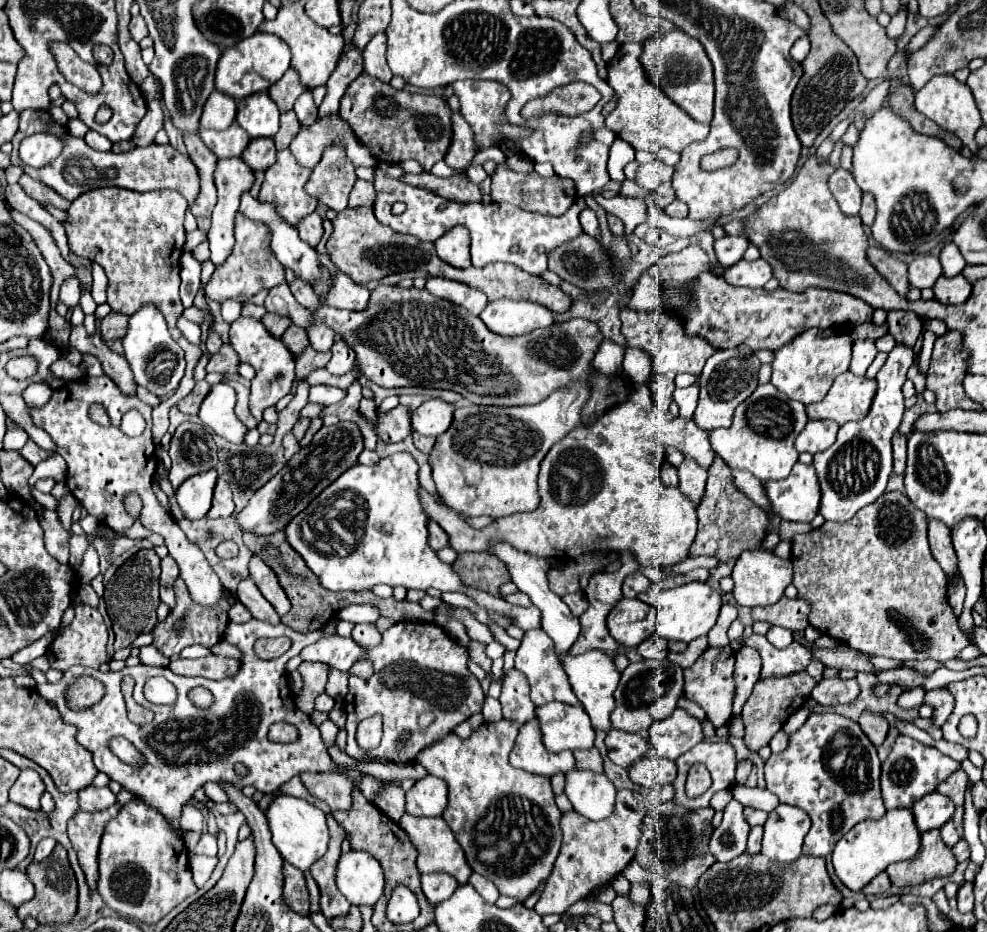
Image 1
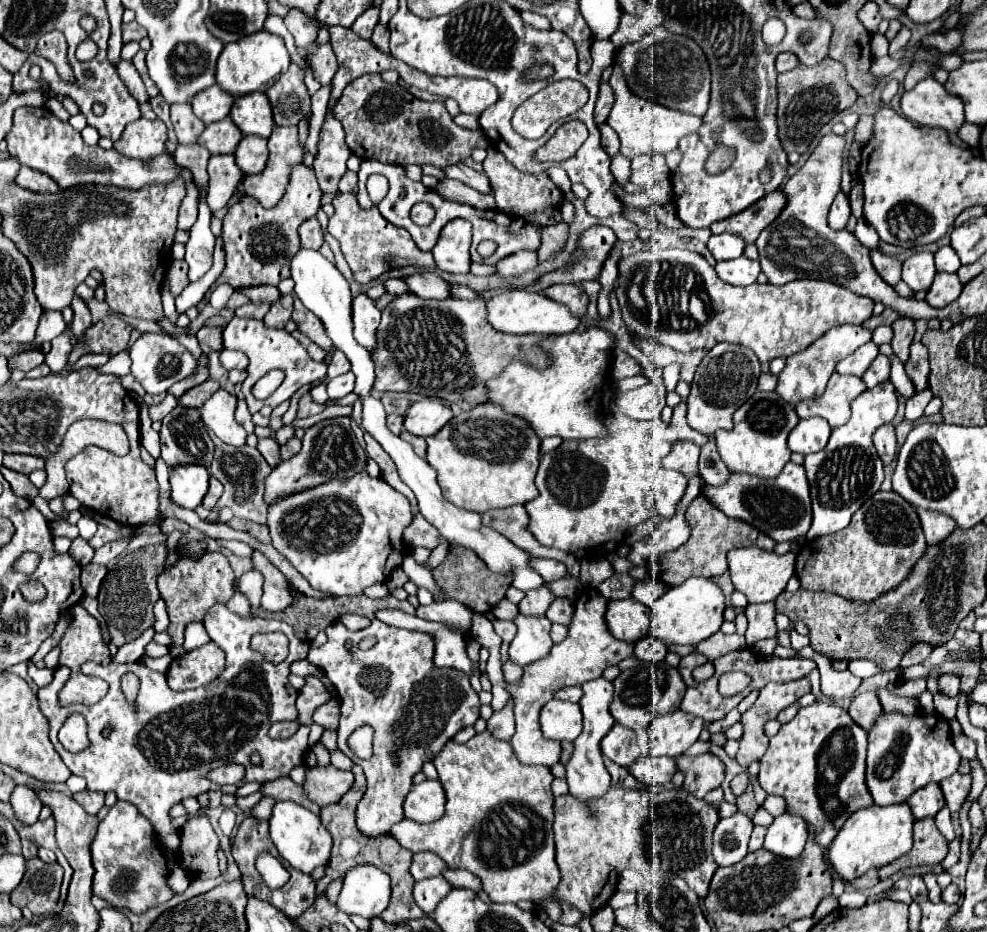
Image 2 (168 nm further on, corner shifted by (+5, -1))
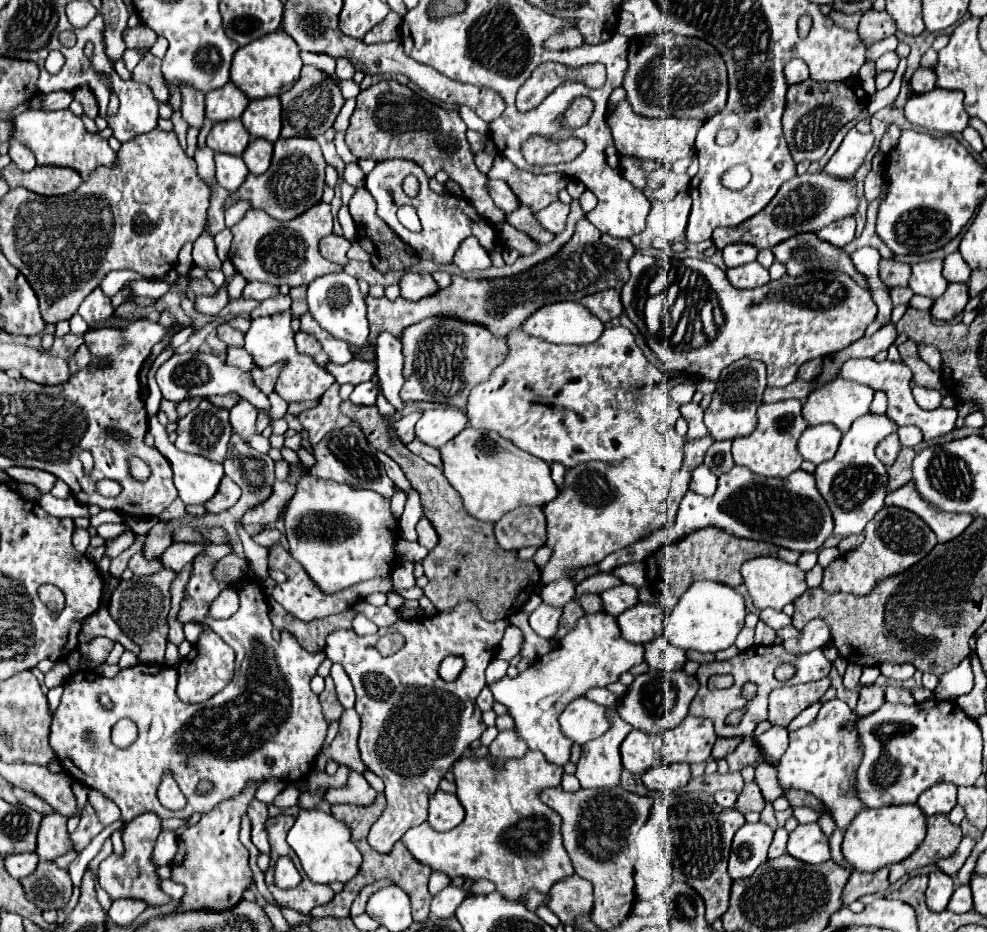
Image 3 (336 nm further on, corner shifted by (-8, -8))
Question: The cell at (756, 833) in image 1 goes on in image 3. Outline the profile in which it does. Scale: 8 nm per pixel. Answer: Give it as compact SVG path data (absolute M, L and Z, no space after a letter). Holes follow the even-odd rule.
M778 828L776 834L774 834L774 840L770 844L770 854L768 858L776 858L776 856L782 856L786 852L786 840L788 840L788 832L784 828Z

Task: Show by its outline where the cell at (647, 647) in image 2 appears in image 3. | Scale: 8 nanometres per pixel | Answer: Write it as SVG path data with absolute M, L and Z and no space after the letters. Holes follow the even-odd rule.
M664 636L648 642L644 648L646 648L646 654L644 654L646 664L656 670L674 672L674 670L680 670L686 662L686 652L668 644Z

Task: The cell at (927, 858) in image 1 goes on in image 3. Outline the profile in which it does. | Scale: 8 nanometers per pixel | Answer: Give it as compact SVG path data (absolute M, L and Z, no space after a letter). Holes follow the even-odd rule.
M944 814L930 816L928 834L926 834L920 850L916 850L916 854L908 856L906 862L898 862L898 864L890 866L890 882L894 884L904 874L908 874L916 868L928 866L928 864L936 864L938 860L954 854L960 840L962 840L962 830L958 826L954 826L948 820L948 816L944 816Z

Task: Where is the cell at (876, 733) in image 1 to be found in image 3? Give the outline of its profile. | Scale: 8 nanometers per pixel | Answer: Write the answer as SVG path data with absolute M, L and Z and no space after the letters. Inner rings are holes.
M866 686L860 690L860 700L856 706L856 714L872 714L884 704L884 690L880 686Z

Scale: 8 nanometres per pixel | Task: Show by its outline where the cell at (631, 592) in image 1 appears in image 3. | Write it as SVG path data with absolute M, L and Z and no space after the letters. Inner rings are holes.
M620 584L616 588L610 588L602 592L600 596L604 602L604 610L614 616L620 616L624 610L638 604L638 588L630 584Z

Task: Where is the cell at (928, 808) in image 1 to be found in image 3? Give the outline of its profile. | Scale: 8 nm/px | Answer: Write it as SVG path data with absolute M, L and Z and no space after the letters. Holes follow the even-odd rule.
M936 784L930 790L922 792L918 806L926 816L948 814L956 806L956 786L954 784Z

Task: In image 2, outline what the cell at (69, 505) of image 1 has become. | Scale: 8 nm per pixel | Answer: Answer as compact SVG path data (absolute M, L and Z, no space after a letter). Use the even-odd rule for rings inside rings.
M81 537L73 539L73 545L71 545L71 557L79 563L79 565L87 565L91 559L93 559L93 549L89 547L89 543Z

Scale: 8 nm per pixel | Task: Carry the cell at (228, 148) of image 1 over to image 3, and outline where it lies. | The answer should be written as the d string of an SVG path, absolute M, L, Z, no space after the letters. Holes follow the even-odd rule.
M240 120L218 122L212 126L208 134L208 146L214 152L240 156L248 144L250 144L250 134L248 130L244 130L244 124Z

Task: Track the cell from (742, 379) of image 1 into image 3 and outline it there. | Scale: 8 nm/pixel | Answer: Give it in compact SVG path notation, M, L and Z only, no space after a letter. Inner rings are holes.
M740 358L726 366L716 382L712 402L706 408L704 424L714 440L734 440L752 434L756 428L756 410L762 404L762 394L766 390L766 368L760 360Z

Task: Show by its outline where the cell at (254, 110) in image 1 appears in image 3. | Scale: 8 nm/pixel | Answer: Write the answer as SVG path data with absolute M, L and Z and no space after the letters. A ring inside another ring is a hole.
M270 96L270 98L250 100L240 120L250 132L250 136L264 138L268 142L276 142L280 138L280 128L282 128L280 98Z

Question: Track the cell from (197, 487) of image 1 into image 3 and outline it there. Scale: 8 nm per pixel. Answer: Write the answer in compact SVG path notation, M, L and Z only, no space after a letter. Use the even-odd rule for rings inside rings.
M150 416L148 420L148 432L154 436L154 446L168 458L172 470L174 470L174 486L178 490L178 496L182 498L184 504L200 504L204 506L216 492L218 492L218 486L220 486L220 480L224 478L224 468L222 464L218 462L212 462L208 458L202 458L202 456L194 456L194 454L184 454L180 450L176 450L172 446L172 442L168 440L168 434L166 434L166 428L158 422L156 416Z

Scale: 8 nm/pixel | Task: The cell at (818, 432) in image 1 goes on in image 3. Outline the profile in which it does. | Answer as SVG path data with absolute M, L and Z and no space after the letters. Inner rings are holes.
M818 424L808 426L798 440L798 452L804 460L820 464L824 460L834 458L842 432L832 424Z

